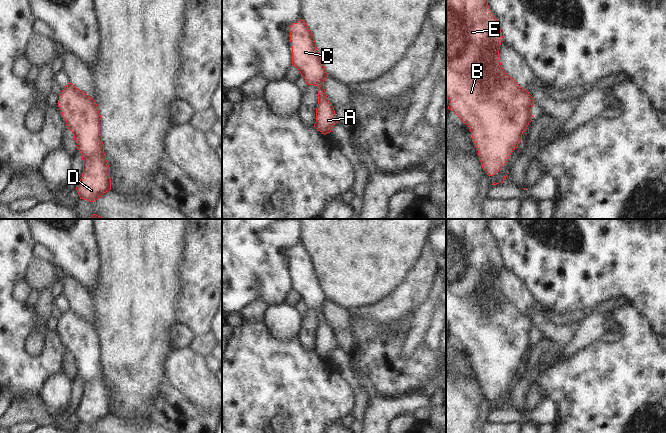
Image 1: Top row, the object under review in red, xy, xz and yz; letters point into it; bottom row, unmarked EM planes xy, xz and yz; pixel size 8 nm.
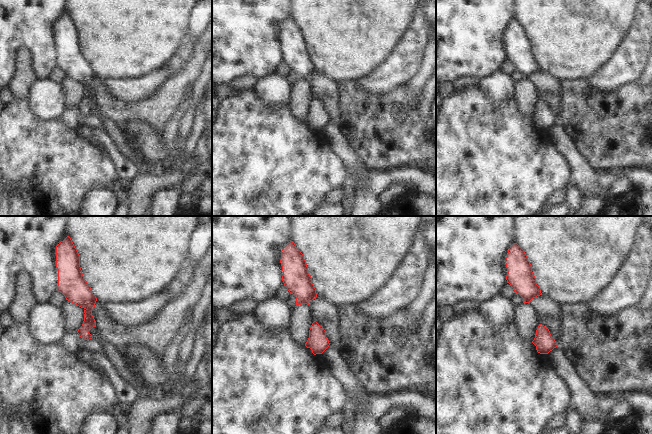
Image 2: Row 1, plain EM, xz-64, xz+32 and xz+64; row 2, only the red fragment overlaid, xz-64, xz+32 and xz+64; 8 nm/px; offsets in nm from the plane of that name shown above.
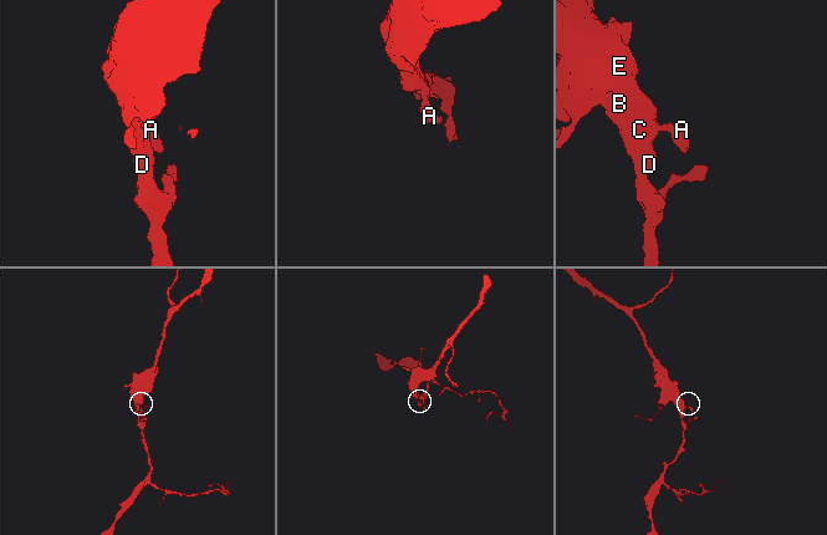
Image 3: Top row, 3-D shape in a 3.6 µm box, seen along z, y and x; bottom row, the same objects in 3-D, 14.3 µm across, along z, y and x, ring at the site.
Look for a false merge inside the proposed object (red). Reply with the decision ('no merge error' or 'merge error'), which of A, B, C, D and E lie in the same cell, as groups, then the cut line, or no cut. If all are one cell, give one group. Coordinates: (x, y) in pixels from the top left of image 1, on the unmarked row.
no merge error; groups A B C D E; cut none

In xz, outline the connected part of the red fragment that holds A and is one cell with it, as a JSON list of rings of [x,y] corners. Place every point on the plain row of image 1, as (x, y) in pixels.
[[[302,243],[289,251],[292,270],[292,290],[295,290],[307,309],[319,311],[316,346],[314,351],[322,358],[330,357],[338,346],[334,331],[329,326],[324,305],[328,302],[326,292],[317,274],[314,258]]]

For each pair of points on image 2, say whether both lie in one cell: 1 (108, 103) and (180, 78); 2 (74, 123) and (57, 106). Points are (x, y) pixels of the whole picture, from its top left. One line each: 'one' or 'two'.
1: one
2: two

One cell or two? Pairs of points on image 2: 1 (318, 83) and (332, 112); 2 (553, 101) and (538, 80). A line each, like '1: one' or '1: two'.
1: one
2: one

